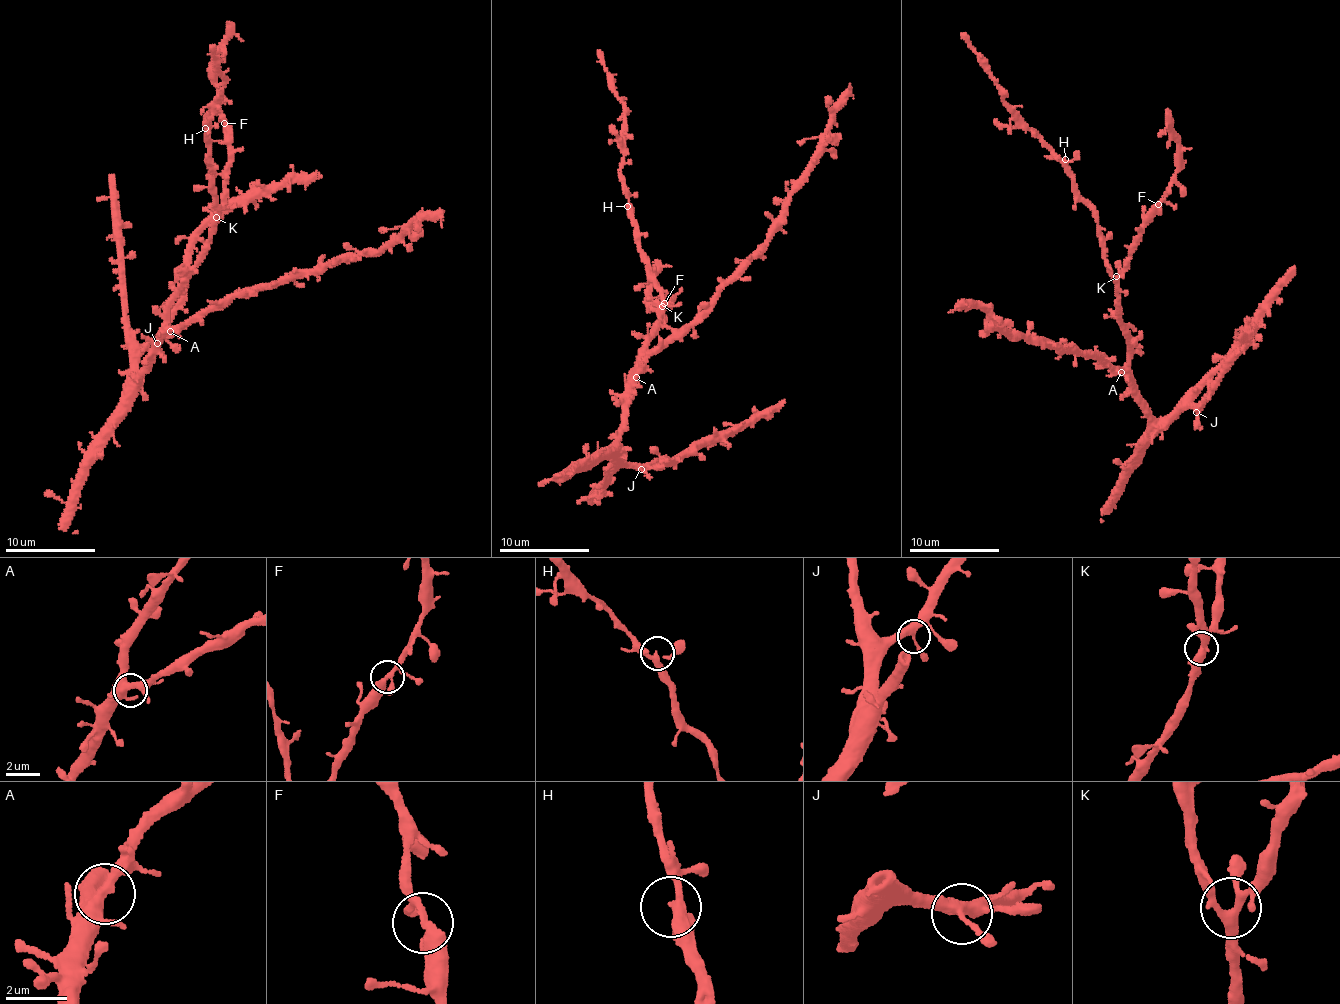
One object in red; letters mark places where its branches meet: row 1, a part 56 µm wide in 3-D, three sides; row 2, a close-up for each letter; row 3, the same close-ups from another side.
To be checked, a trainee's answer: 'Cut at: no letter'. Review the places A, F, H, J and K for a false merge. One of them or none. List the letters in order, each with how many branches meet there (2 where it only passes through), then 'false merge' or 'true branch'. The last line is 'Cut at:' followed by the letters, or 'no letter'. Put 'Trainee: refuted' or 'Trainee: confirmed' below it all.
A: 4 branches meet; true branch
F: 4 branches meet; true branch
H: 3 branches meet; true branch
J: 3 branches meet; true branch
K: 4 branches meet; true branch
Cut at: no letter
Trainee: confirmed

